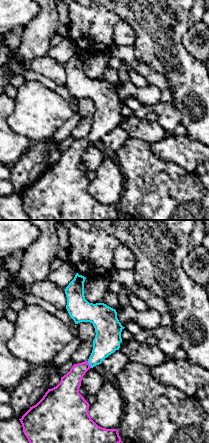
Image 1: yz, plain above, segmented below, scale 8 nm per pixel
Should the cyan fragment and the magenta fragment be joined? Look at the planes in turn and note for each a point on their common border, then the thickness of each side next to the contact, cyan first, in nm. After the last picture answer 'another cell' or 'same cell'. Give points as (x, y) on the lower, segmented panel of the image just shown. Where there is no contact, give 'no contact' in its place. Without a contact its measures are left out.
meets cyan at (89, 363); 220 nm thick on the cyan side, 160 nm on the other

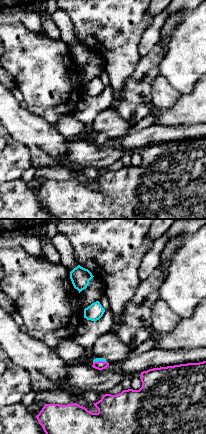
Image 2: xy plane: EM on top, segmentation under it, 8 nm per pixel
meets cyan at (99, 360); 30 nm thick on the cyan side, 80 nm on the other

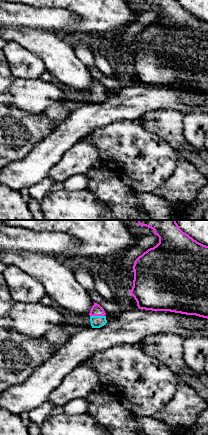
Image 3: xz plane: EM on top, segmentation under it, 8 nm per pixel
meets cyan at (97, 316); 100 nm thick on the cyan side, 90 nm on the other

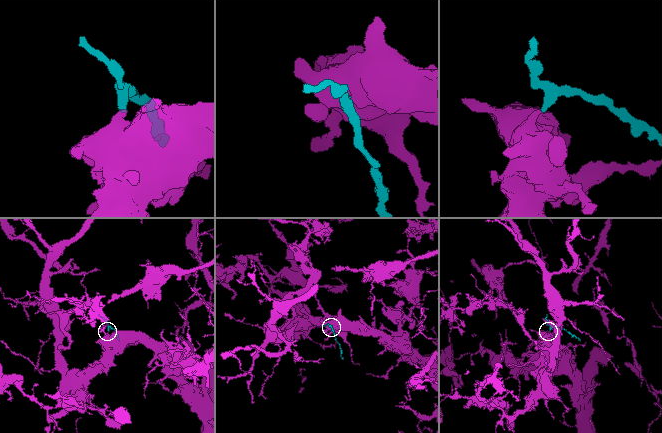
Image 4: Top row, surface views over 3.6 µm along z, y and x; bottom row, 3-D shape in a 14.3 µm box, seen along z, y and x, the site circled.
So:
same cell

